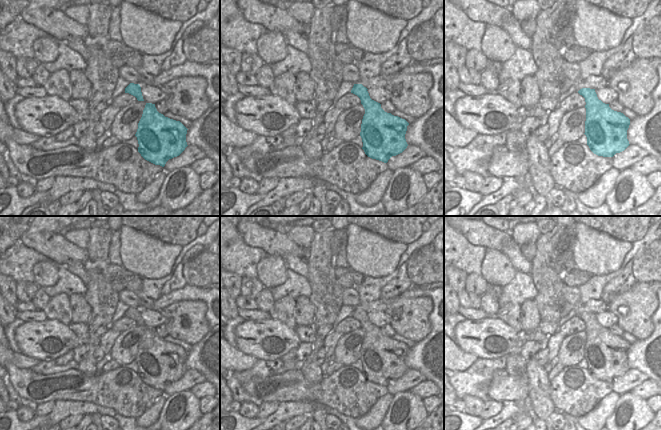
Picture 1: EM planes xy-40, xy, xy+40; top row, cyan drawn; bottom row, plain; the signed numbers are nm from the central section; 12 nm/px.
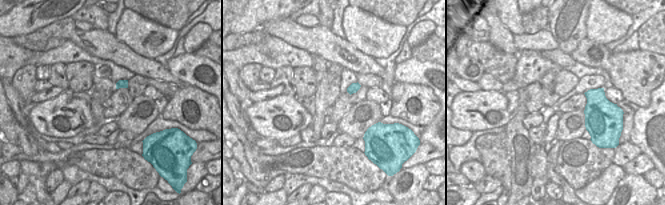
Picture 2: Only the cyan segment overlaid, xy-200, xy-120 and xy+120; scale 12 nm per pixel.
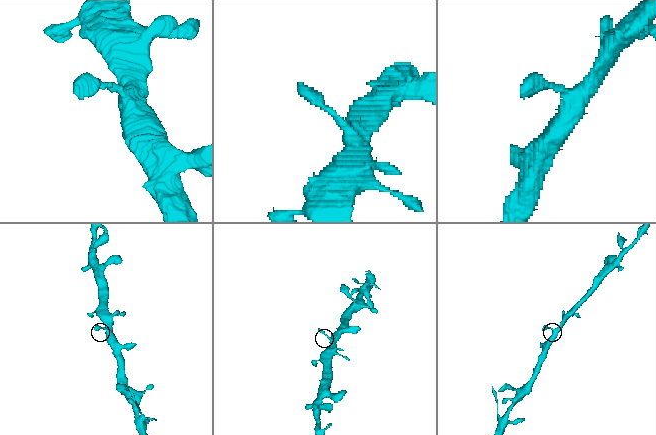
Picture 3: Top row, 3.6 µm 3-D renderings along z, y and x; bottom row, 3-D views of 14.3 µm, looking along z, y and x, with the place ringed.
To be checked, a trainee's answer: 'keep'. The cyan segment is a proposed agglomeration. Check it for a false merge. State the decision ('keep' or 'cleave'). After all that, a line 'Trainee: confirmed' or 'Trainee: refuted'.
keep
Trainee: confirmed

